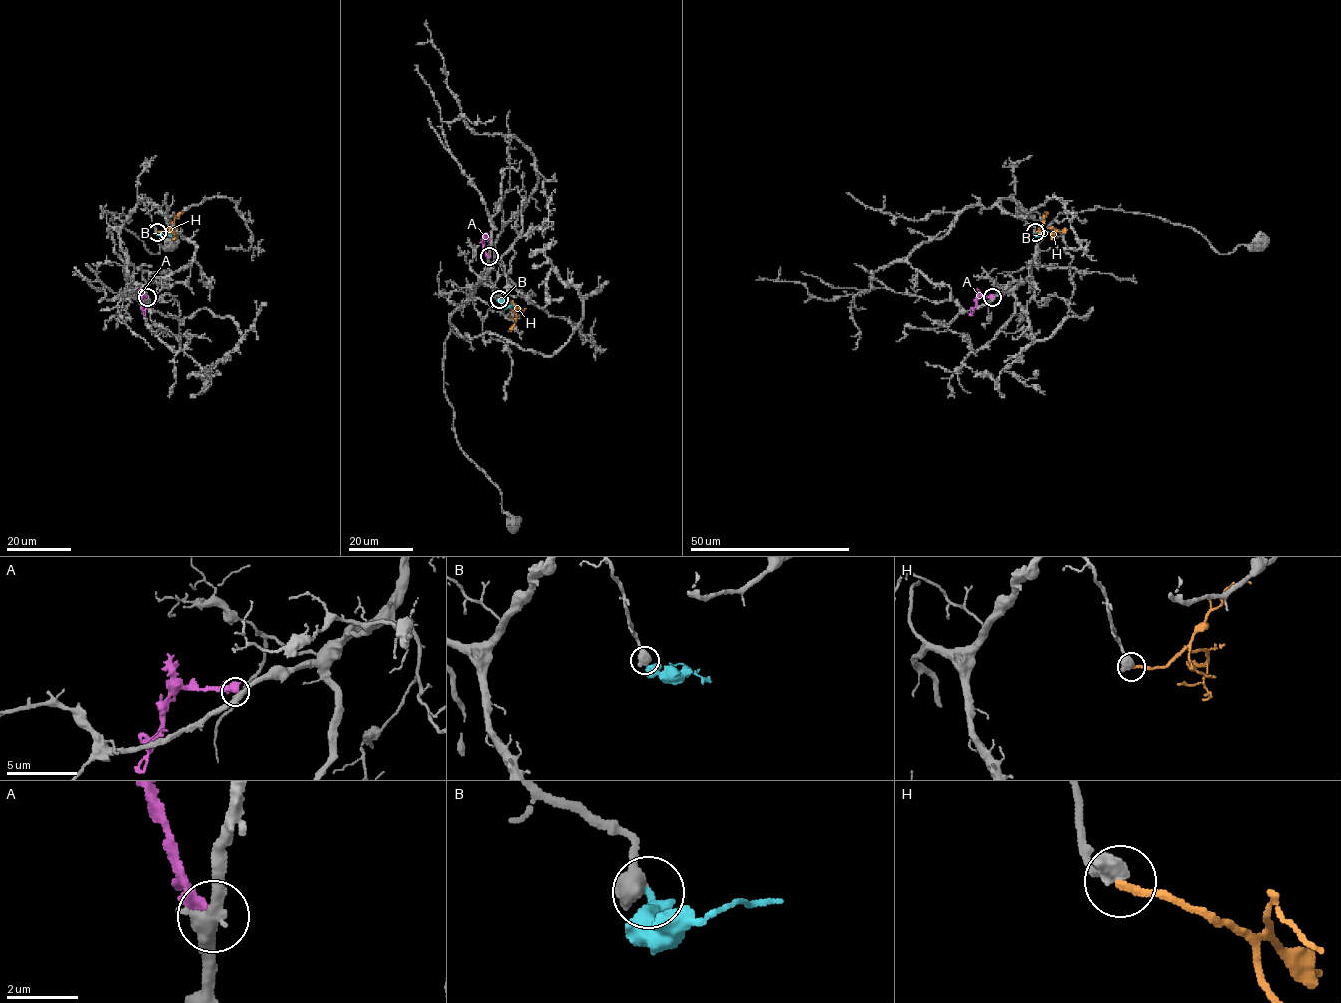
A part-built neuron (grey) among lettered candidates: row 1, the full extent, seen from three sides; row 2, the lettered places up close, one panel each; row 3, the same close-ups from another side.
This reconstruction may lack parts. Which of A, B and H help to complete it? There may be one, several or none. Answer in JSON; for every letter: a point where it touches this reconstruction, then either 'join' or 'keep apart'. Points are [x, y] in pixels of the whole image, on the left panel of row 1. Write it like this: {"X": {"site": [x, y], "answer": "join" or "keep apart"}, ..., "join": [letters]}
{"A": {"site": [147, 297], "answer": "keep apart"}, "B": {"site": [156, 231], "answer": "join"}, "H": {"site": [157, 232], "answer": "keep apart"}, "join": ["B"]}

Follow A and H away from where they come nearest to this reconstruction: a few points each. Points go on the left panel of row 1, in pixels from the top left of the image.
A: (146, 297), (141, 297), (141, 308), (143, 310), (146, 306)
H: (157, 232), (174, 228), (173, 231), (168, 229)

